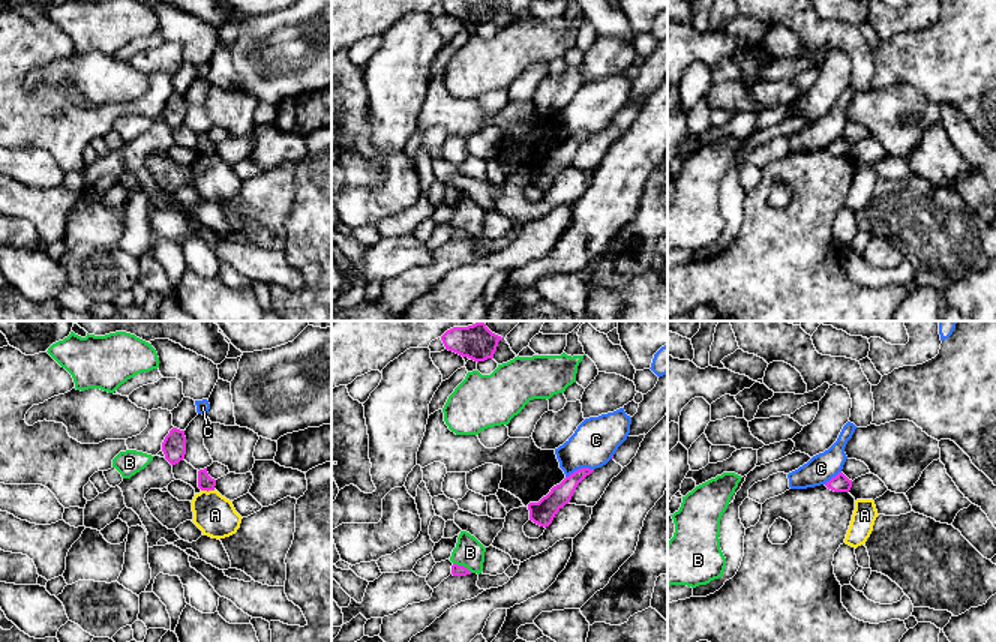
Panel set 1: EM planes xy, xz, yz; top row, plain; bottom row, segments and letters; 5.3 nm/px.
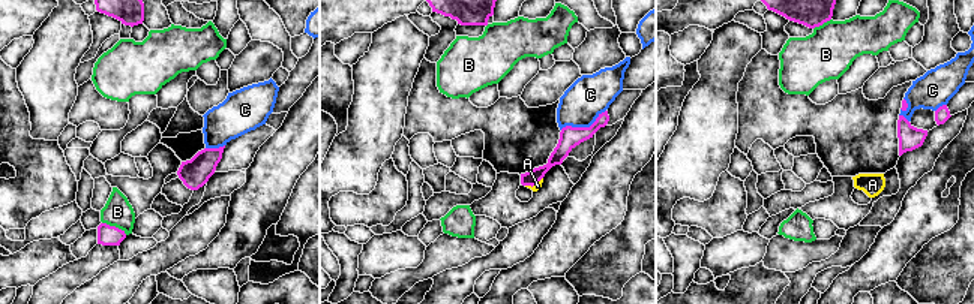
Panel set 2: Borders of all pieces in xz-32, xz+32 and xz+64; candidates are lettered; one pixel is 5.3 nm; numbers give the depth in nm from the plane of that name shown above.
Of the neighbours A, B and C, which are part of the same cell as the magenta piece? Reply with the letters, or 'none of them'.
none of them

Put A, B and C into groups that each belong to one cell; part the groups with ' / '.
A / B / C

